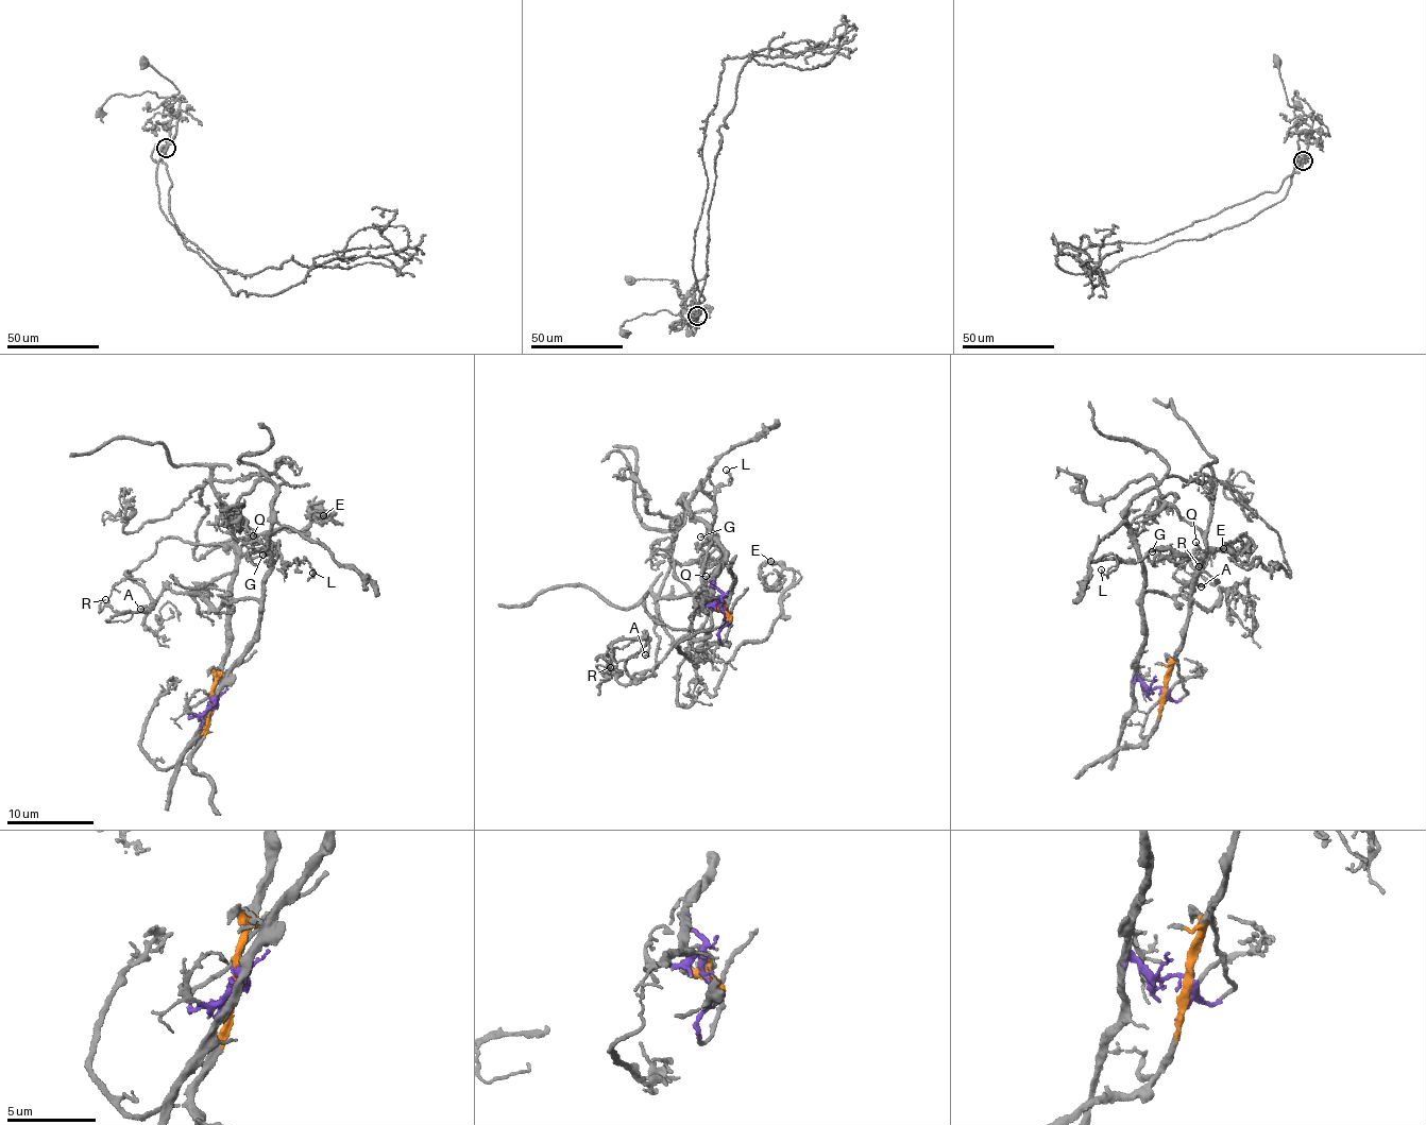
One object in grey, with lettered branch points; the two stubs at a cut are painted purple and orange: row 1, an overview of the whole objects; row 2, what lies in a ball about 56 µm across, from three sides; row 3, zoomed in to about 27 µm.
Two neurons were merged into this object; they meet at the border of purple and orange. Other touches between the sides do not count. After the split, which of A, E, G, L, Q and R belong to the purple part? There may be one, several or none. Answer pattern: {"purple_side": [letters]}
{"purple_side": []}

